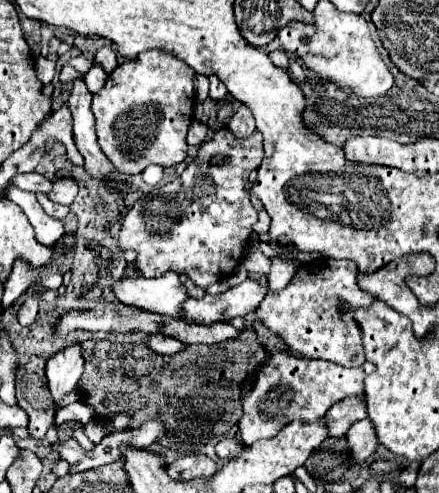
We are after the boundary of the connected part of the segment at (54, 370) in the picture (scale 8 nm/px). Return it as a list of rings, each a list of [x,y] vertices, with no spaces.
[[[80,343],[60,349],[46,361],[48,389],[54,401],[60,401],[64,395],[76,389],[82,377],[82,367],[84,367],[84,359],[82,359]]]

